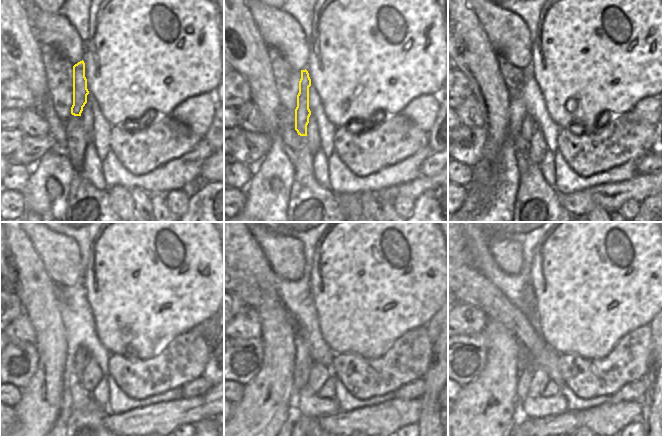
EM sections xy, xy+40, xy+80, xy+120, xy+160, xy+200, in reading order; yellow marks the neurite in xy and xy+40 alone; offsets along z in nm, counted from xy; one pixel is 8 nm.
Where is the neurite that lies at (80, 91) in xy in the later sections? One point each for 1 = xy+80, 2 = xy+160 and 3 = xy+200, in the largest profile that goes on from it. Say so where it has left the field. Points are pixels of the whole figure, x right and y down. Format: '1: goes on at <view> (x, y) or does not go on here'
1: goes on at xy+80 (527, 126)
2: goes on at xy+160 (304, 360)
3: goes on at xy+200 (525, 376)

